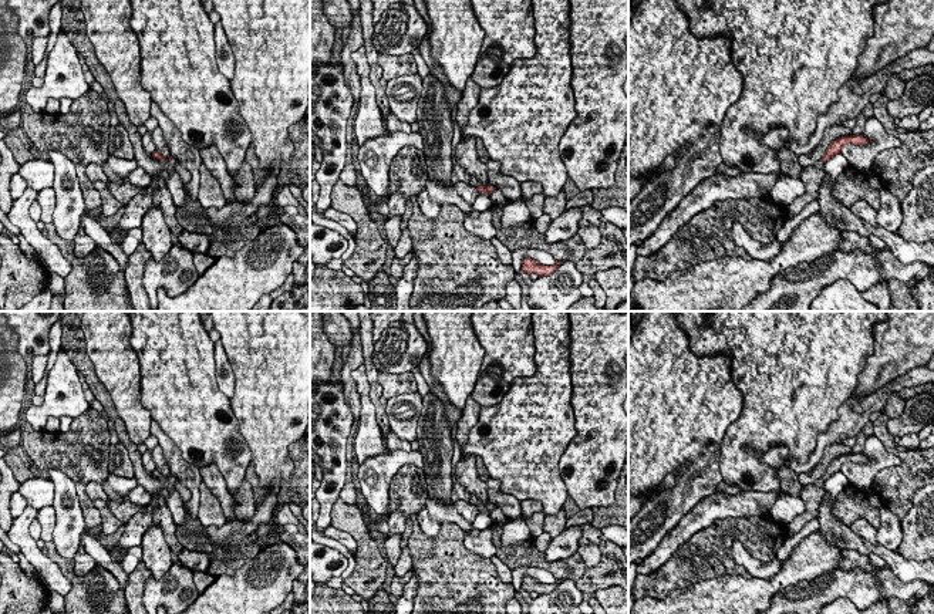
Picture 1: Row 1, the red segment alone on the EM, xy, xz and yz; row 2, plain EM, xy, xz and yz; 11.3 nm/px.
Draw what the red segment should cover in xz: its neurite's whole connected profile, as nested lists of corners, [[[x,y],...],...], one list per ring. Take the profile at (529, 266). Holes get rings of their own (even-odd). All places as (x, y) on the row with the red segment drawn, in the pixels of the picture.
[[[526,257],[522,262],[522,271],[527,273],[529,276],[532,273],[535,273],[537,276],[550,276],[560,264],[562,264],[562,262],[556,262],[552,266],[543,266],[543,264],[539,264],[535,260]]]

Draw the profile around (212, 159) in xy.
[[[213,145],[200,151],[203,165],[210,171],[210,173],[218,179],[220,183],[223,196],[226,203],[236,202],[233,193],[233,179],[232,175],[227,172],[227,166],[222,155],[219,154],[218,148]]]

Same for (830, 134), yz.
[[[843,125],[827,126],[823,132],[822,142],[816,148],[807,155],[798,156],[800,166],[806,168],[820,161],[825,156],[829,145],[842,136],[852,136],[852,129]]]

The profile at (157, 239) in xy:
[[[152,206],[142,219],[142,244],[155,262],[161,262],[169,253],[173,243],[171,230],[163,219],[161,209]]]

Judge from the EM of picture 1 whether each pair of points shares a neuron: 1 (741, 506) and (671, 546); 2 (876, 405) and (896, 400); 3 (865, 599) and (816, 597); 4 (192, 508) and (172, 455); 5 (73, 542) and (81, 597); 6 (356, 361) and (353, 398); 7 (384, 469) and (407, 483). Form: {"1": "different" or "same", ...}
{"1": "same", "2": "different", "3": "same", "4": "same", "5": "different", "6": "same", "7": "different"}

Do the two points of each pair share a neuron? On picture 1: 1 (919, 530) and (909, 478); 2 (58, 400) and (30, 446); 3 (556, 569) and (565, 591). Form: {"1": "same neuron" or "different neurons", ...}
{"1": "different neurons", "2": "different neurons", "3": "different neurons"}

